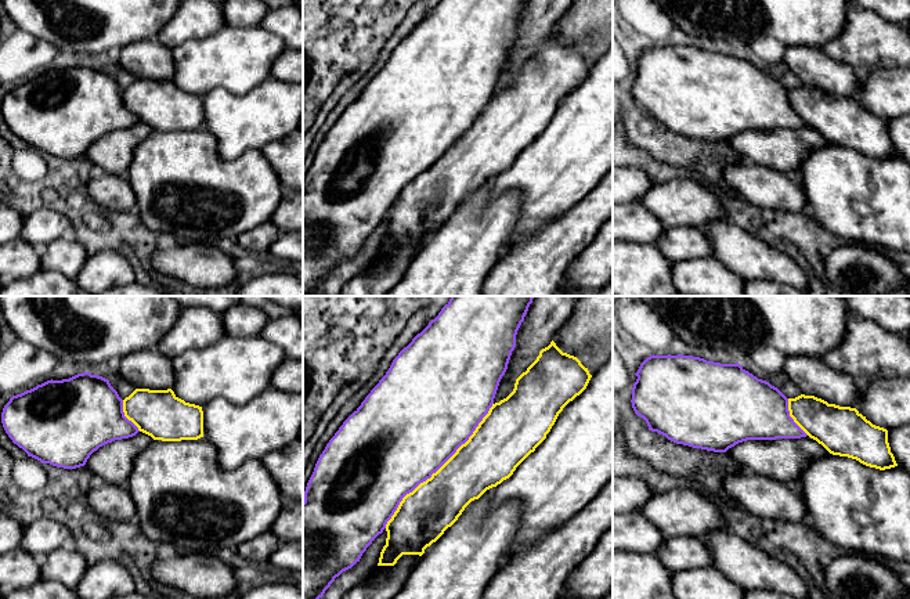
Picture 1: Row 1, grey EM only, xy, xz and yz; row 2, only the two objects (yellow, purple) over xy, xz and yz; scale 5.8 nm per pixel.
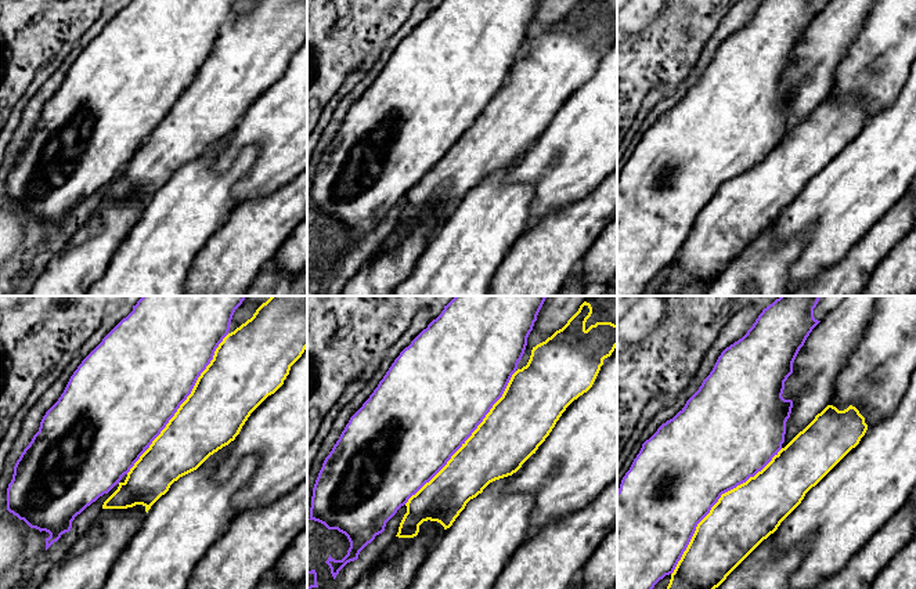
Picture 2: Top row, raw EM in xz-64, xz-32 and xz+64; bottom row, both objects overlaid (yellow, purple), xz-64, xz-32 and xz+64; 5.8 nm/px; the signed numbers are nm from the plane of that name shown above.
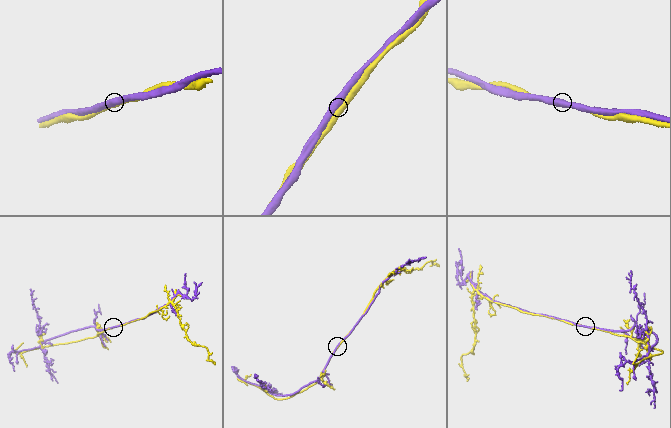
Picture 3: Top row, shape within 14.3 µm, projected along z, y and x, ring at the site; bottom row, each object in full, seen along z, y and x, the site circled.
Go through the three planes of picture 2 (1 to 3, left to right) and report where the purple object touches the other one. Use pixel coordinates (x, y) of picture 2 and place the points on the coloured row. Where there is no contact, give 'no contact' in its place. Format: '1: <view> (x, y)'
1: xz-64 (191, 391)
2: xz-32 (468, 438)
3: xz+64 (714, 505)

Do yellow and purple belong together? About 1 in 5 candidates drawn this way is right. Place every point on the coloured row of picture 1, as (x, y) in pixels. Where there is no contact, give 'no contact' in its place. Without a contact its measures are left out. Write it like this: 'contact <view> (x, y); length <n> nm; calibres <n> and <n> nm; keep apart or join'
contact xz (440, 468); length 950 nm; calibres 300 and 500 nm; keep apart

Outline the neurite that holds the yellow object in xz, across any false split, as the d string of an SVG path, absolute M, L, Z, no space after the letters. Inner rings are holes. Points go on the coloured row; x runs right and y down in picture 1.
M553 340L542 349L537 360L516 379L513 391L492 404L469 440L430 479L402 498L386 524L387 538L378 566L394 566L402 555L422 556L425 549L458 520L472 501L513 474L516 468L546 439L563 408L586 389L591 378L588 368L577 357L563 353Z

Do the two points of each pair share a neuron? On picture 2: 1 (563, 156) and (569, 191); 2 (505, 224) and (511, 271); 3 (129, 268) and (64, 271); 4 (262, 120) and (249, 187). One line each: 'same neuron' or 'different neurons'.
1: same neuron
2: different neurons
3: different neurons
4: same neuron

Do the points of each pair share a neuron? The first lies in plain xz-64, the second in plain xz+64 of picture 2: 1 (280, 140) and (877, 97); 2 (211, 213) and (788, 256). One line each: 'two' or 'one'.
1: two
2: one

